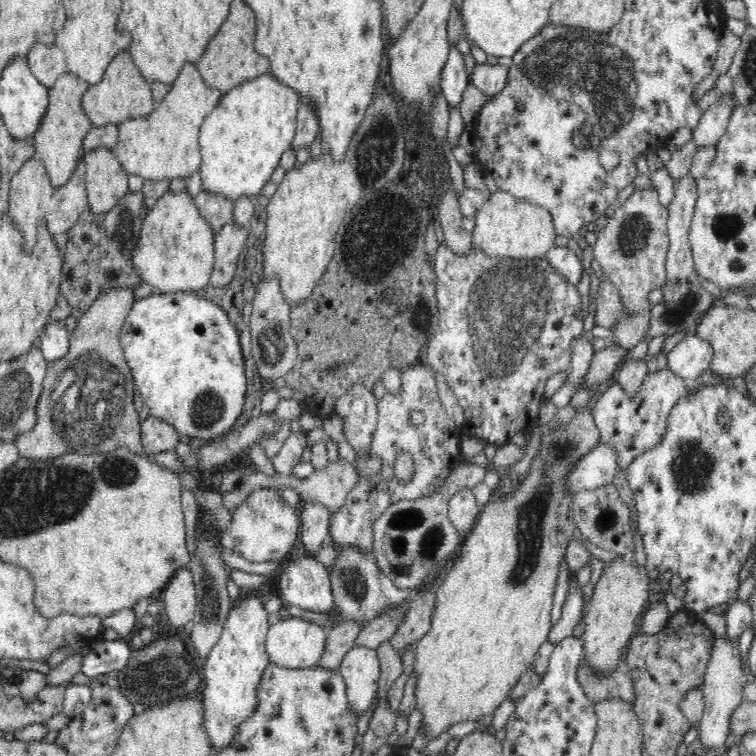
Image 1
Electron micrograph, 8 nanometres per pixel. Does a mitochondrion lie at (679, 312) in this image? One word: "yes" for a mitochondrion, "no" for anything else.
yes

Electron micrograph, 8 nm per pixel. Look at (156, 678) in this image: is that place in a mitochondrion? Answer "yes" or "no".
yes

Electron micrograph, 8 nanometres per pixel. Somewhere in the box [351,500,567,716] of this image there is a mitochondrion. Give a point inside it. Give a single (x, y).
(409, 522)

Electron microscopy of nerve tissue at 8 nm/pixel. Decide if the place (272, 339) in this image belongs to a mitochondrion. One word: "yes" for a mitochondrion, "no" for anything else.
yes

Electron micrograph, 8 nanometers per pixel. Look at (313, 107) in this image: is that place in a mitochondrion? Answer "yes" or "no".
no

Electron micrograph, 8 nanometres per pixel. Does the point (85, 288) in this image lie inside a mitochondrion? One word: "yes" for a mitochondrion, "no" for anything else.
no

